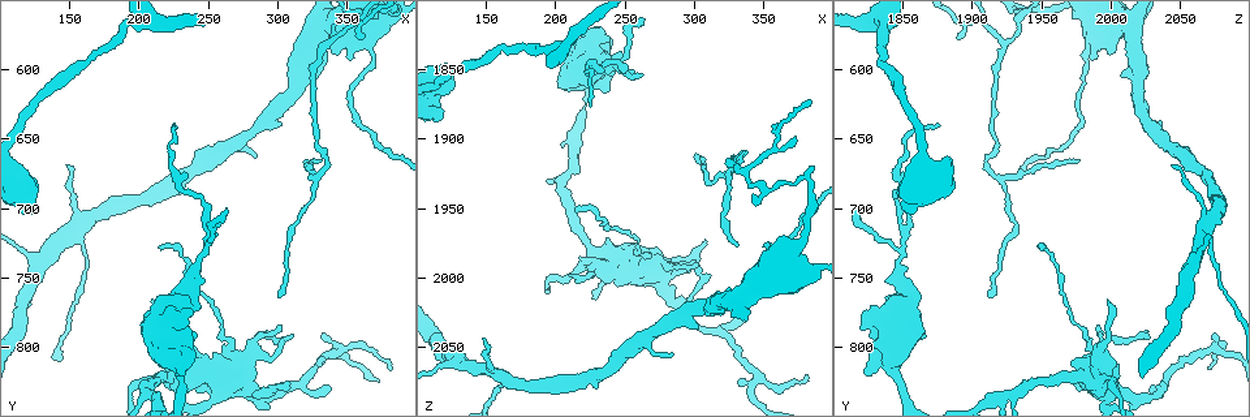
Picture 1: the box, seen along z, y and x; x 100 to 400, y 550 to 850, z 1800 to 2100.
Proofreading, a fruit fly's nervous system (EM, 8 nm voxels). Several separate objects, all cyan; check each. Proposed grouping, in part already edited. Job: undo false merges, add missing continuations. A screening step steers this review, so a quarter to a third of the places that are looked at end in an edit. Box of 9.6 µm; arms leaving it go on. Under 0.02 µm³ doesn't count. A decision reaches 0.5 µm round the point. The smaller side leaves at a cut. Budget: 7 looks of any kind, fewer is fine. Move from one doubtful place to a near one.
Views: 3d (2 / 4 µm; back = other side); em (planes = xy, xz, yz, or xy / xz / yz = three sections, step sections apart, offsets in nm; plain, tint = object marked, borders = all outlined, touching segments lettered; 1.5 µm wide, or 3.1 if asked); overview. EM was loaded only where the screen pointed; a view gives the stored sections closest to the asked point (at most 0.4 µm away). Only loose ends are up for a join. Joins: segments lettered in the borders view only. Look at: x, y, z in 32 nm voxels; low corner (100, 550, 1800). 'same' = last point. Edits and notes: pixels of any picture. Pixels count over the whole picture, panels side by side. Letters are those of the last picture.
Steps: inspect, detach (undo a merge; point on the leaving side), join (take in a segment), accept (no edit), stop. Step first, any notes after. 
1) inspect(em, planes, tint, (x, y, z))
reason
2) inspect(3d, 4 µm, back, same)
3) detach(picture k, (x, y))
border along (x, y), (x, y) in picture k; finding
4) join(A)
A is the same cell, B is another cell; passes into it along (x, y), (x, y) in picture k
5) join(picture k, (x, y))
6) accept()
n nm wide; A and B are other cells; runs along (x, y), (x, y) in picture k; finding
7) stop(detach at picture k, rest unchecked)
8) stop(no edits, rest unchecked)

inspect(3d, 2 µm, (382, 818, 2070))
thin end

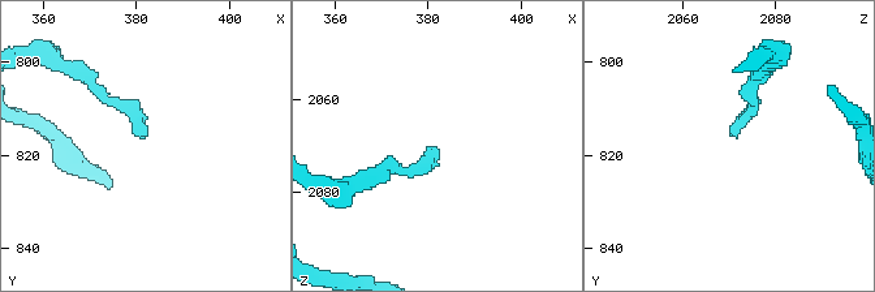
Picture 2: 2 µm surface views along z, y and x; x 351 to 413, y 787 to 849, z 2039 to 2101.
inspect(em, planes, borders, (381, 816, 2070))
shape alone is not enough

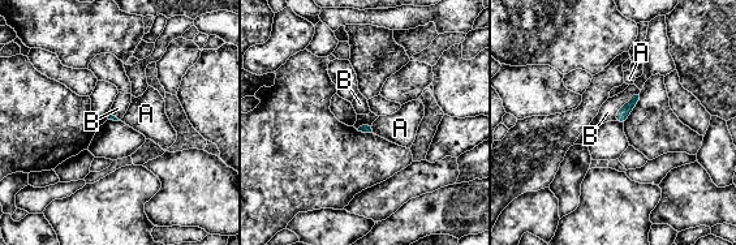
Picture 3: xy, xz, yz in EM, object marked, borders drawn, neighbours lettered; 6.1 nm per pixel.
accept()
A and B are other cells; border along (638, 93), (619, 110), (614, 120) in picture 3; none of them fits

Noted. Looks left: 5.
inspect(3d, 4 µm, (302, 766, 1910))
thin end

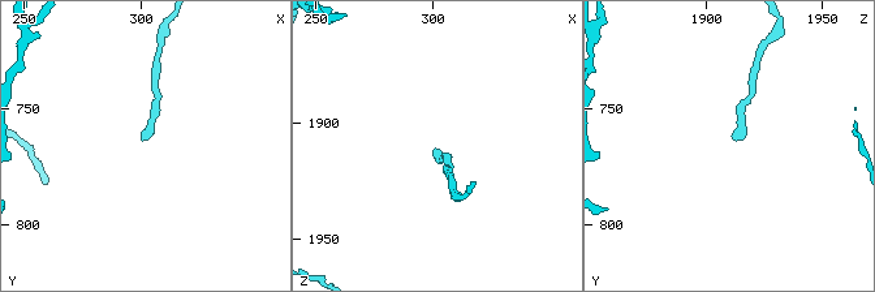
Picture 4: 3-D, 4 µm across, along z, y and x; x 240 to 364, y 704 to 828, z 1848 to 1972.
inspect(em, planes, plain, (300, 763, 1911))
need the tissue

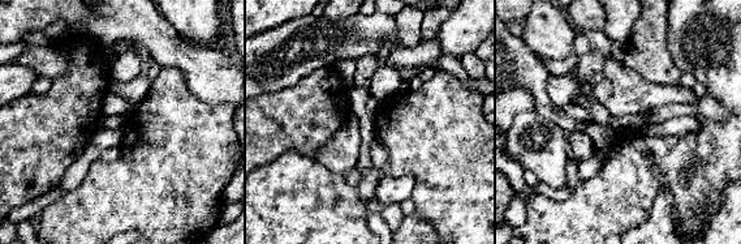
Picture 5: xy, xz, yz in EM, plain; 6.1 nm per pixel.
inspect(em, planes, borders, same)
see the neighbours

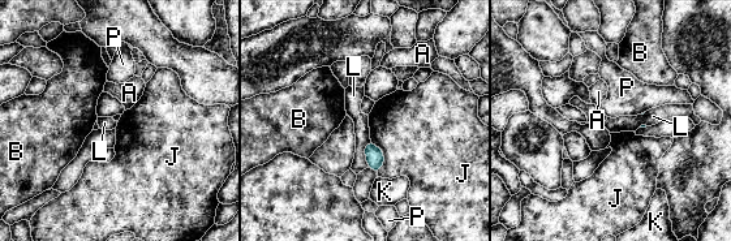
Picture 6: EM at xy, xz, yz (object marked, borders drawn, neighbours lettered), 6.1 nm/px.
accept()
A, B, J, K, L and P are other cells; border along (370, 141), (365, 147), (369, 167) in picture 6; none of them fits

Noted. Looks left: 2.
stop(no edits, rest unchecked)

